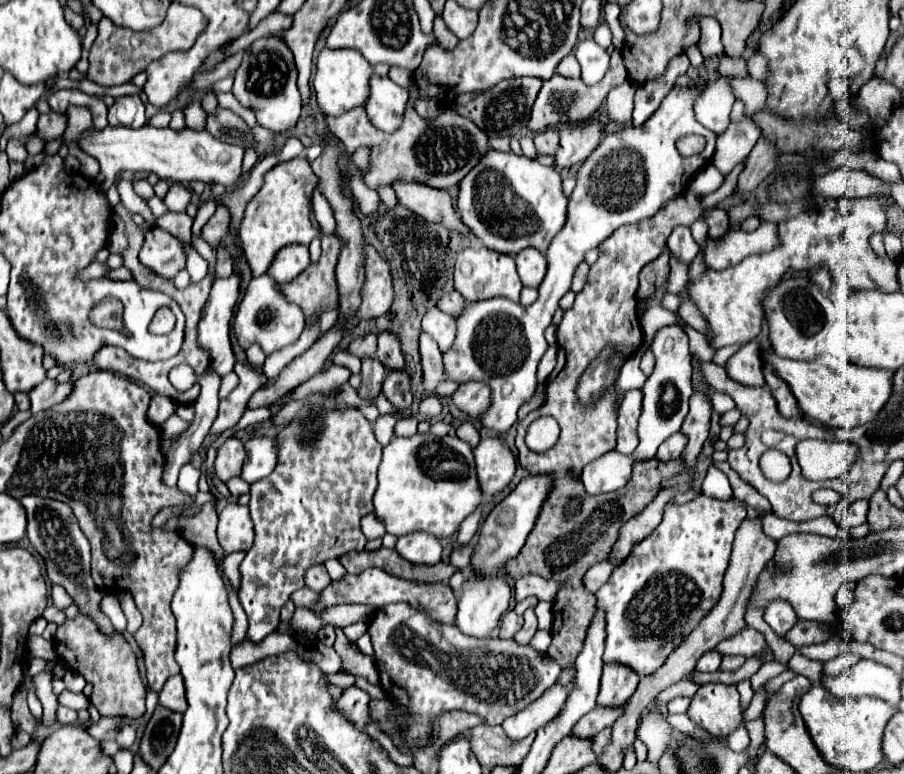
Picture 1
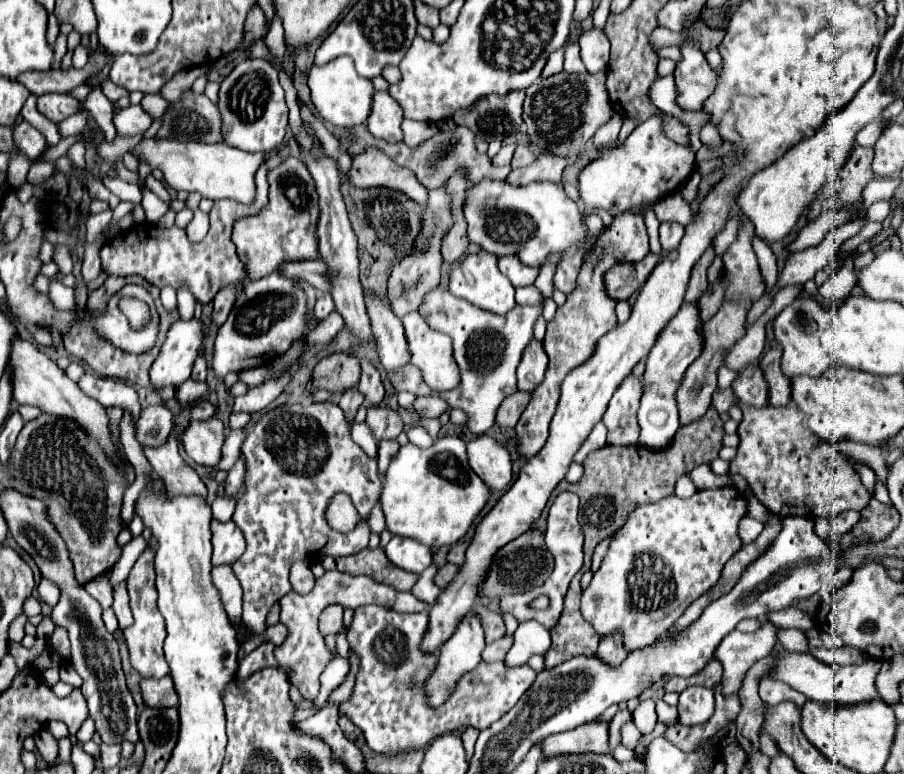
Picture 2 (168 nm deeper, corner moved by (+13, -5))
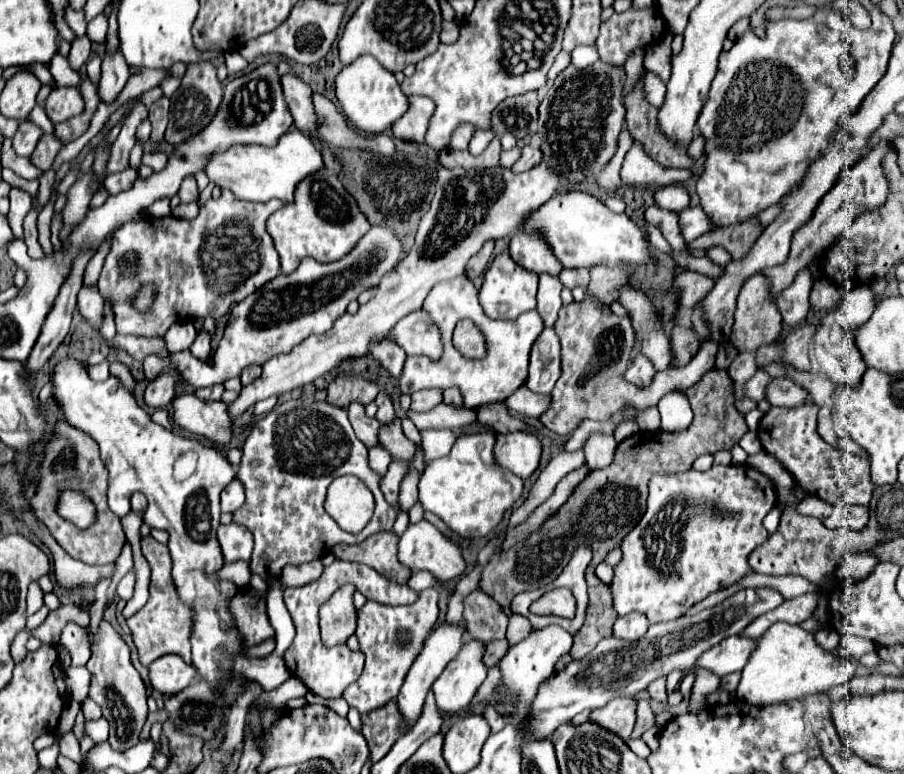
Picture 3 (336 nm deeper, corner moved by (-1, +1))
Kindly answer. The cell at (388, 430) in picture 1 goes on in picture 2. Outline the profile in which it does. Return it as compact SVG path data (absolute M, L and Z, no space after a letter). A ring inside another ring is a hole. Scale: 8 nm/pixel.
M354 423L352 425L352 439L364 449L364 453L368 457L376 457L378 451L378 443L372 437L372 433L368 433L368 425L366 423Z

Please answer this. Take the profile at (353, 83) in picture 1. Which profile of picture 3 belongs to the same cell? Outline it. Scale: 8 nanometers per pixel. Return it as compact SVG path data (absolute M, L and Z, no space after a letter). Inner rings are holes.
M362 55L340 71L336 77L336 97L348 121L366 135L388 131L404 115L404 111L408 111L408 97L402 93L394 73L386 71L372 55Z

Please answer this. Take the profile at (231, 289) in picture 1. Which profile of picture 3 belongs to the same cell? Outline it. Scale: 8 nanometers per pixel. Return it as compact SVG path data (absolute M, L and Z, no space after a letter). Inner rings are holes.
M168 371L168 373L162 373L160 377L156 377L154 381L148 383L146 391L144 391L144 403L152 409L164 409L168 407L168 403L172 401L174 397L174 387L176 383L180 381L180 373L176 371Z

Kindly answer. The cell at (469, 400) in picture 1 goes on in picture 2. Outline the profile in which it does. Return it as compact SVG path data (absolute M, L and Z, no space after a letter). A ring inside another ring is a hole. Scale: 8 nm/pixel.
M428 395L428 397L418 397L414 403L414 409L422 417L440 417L442 413L446 413L450 409L450 405L444 399L440 399L438 395Z

